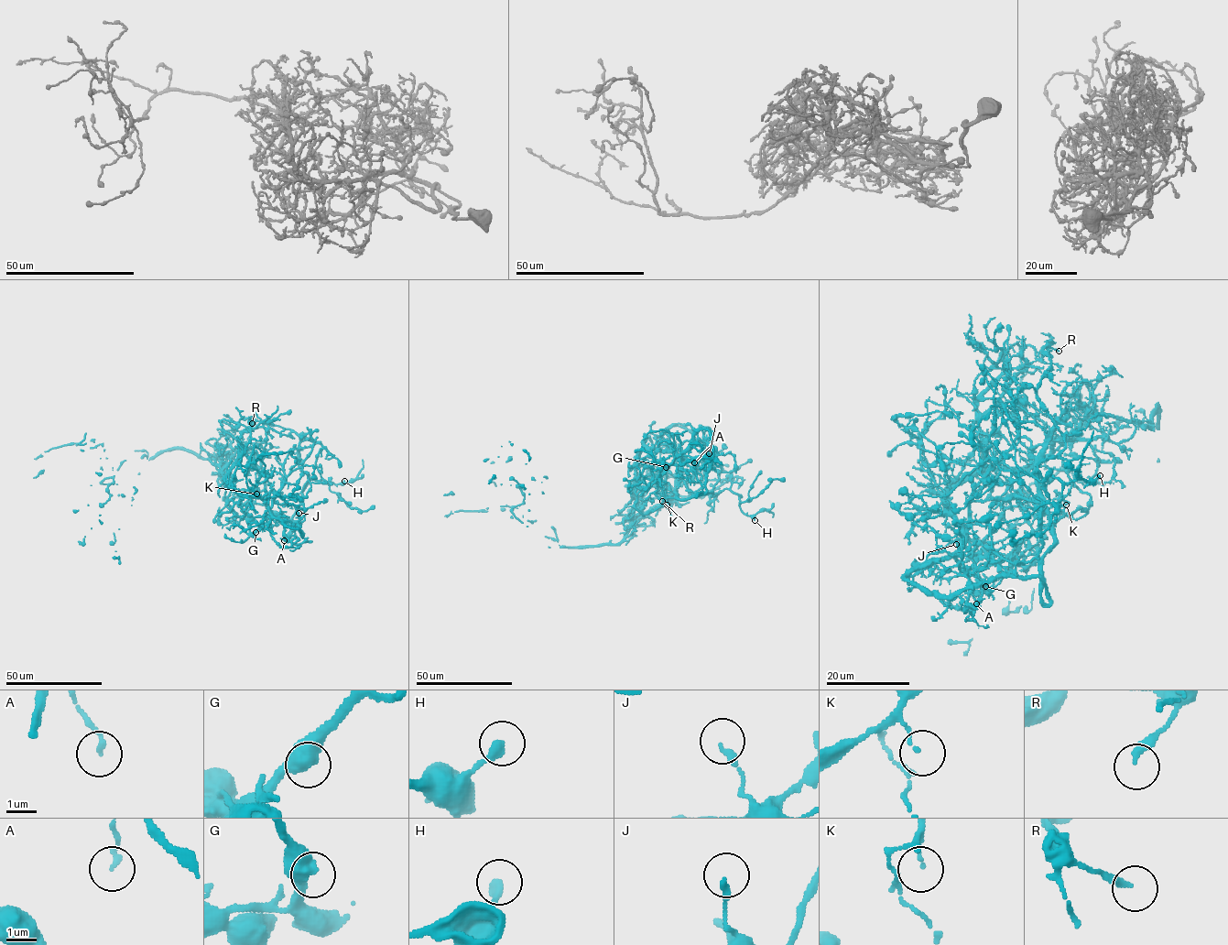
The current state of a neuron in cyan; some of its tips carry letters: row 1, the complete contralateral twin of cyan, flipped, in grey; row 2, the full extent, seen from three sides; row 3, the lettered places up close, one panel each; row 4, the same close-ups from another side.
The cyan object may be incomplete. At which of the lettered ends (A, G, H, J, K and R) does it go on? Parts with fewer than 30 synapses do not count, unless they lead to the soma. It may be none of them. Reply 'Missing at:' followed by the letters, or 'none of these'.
Missing at: none of these

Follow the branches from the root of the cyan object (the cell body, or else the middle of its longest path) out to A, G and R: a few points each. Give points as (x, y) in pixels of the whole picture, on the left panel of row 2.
A: (223, 453), (231, 451), (231, 461), (222, 472), (226, 483), (241, 494), (259, 496), (284, 526), (284, 540)
G: (223, 453), (244, 450), (261, 461), (266, 503), (255, 503), (247, 511), (259, 525), (255, 532)
R: (223, 453), (254, 452), (267, 507), (291, 518), (309, 478), (298, 463), (300, 439), (252, 423)

